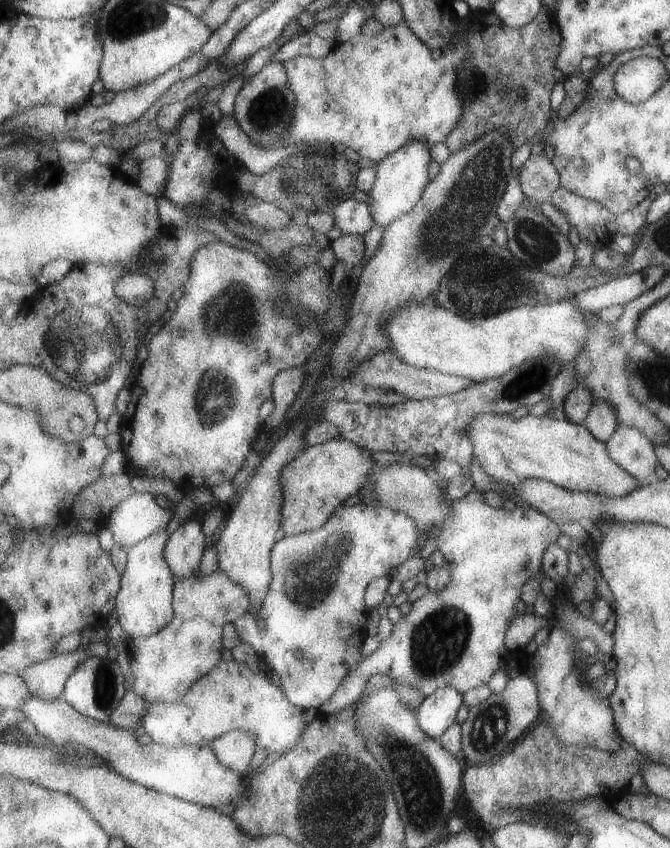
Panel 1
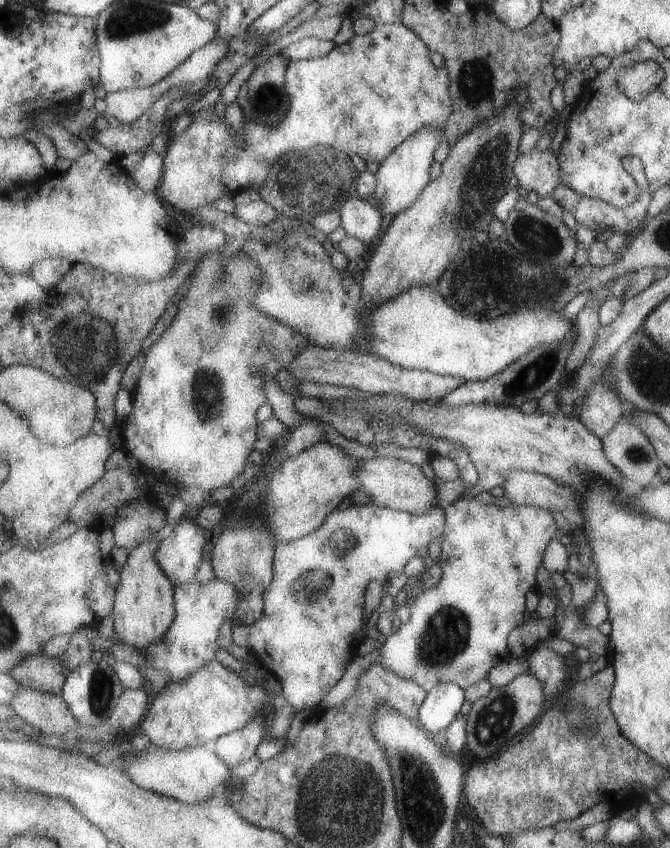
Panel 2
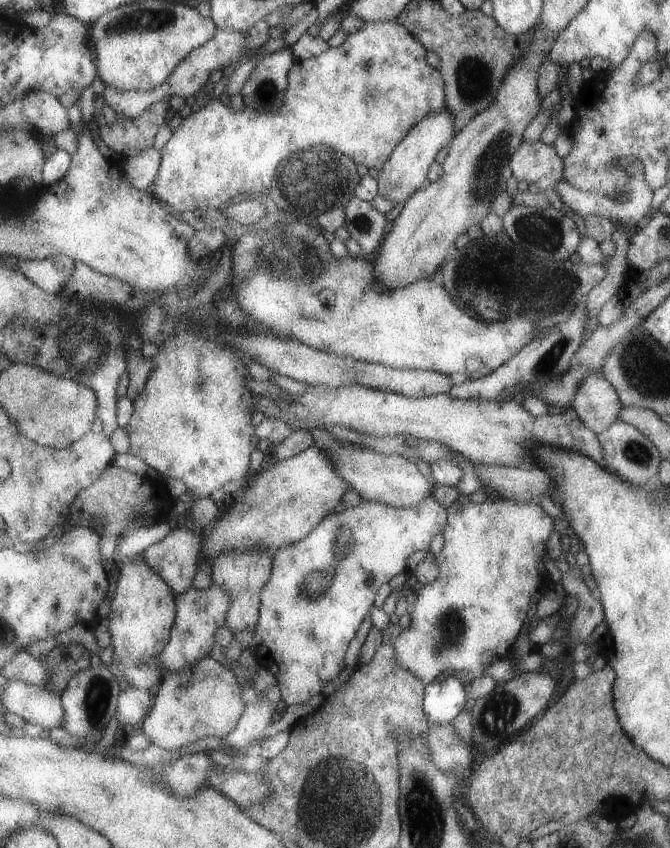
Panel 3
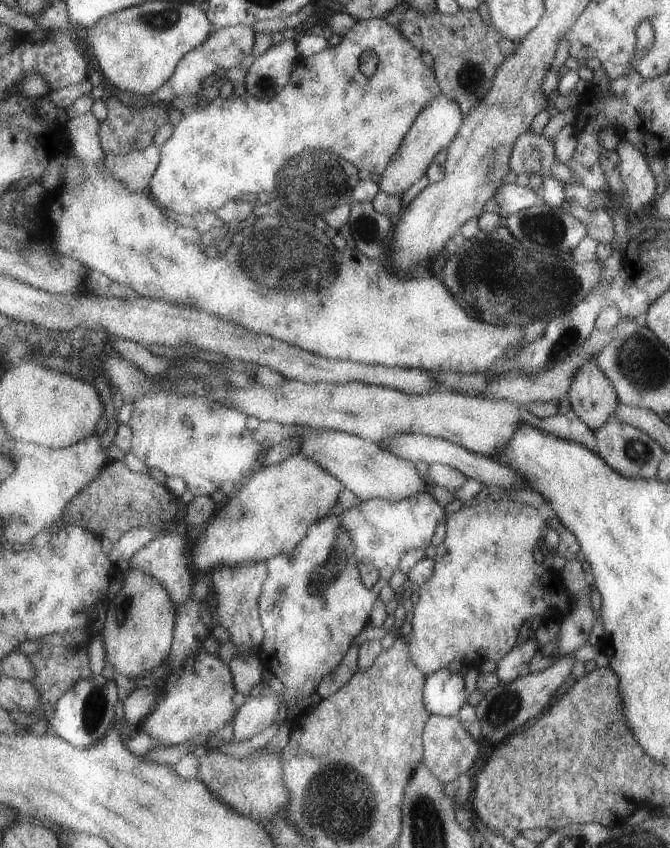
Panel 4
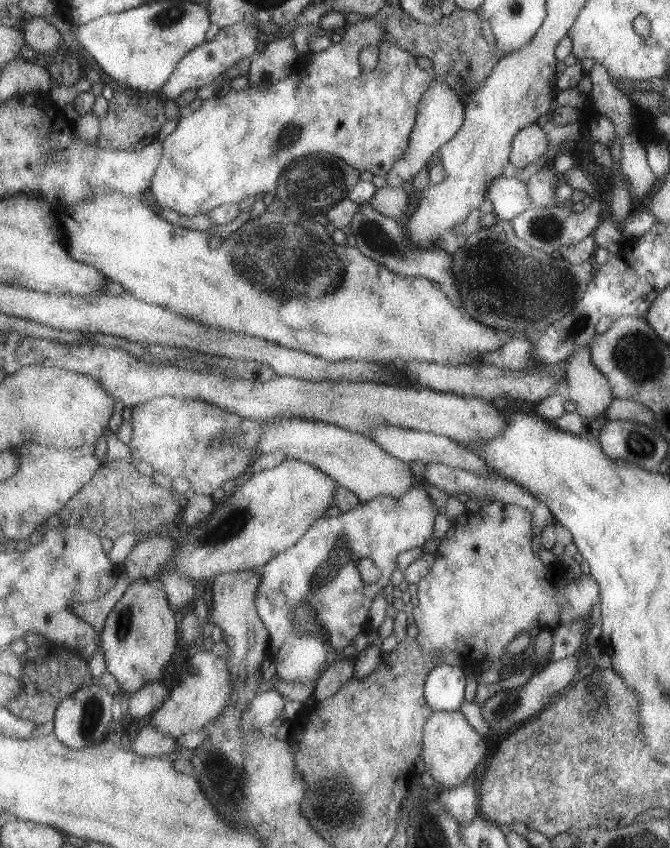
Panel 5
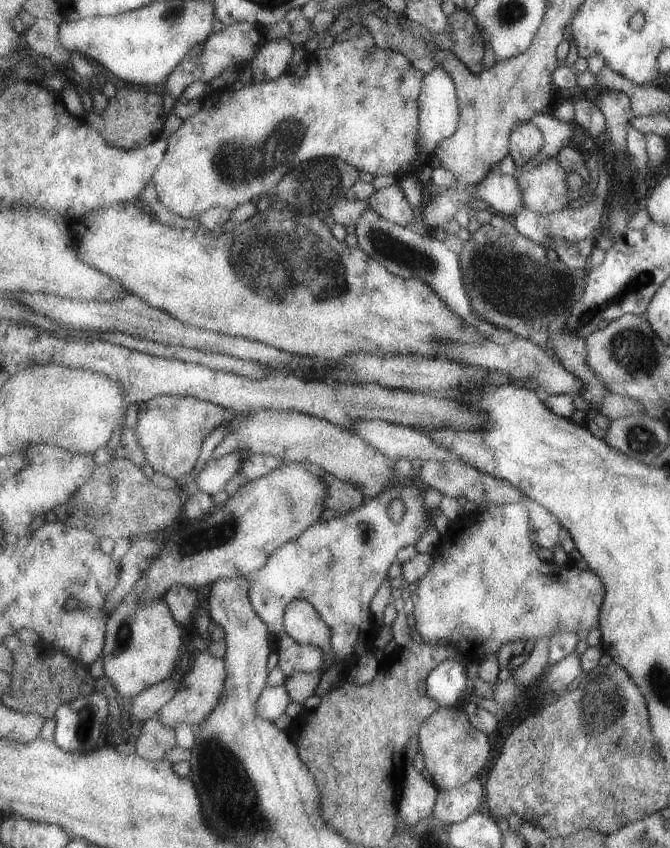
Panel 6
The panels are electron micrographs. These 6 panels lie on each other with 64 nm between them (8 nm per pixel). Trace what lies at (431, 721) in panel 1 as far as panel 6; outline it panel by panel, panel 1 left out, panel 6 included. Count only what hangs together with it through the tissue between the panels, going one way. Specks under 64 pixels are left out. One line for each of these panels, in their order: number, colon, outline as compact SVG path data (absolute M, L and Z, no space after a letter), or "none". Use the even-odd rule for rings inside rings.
2: M441 684L427 694L421 708L419 726L431 736L445 734L451 724L463 714L463 704L467 702L467 690L457 684Z
3: M445 674L443 678L427 686L425 712L431 724L453 724L459 714L463 714L463 708L471 698L463 684L463 680Z
4: M443 668L429 676L425 688L425 706L433 716L457 718L467 706L465 678L457 668Z
5: M439 664L431 672L431 676L427 678L427 686L425 686L425 698L435 712L459 712L467 704L465 702L467 676L465 676L463 670L465 668L457 668L455 664Z
6: M449 658L435 668L435 672L425 680L427 696L439 702L441 708L451 708L457 702L463 704L463 696L471 686L467 678L465 658Z

